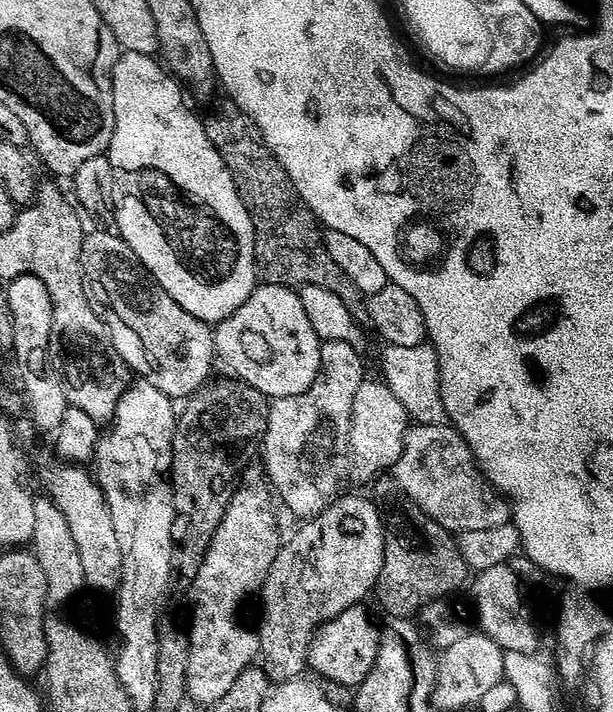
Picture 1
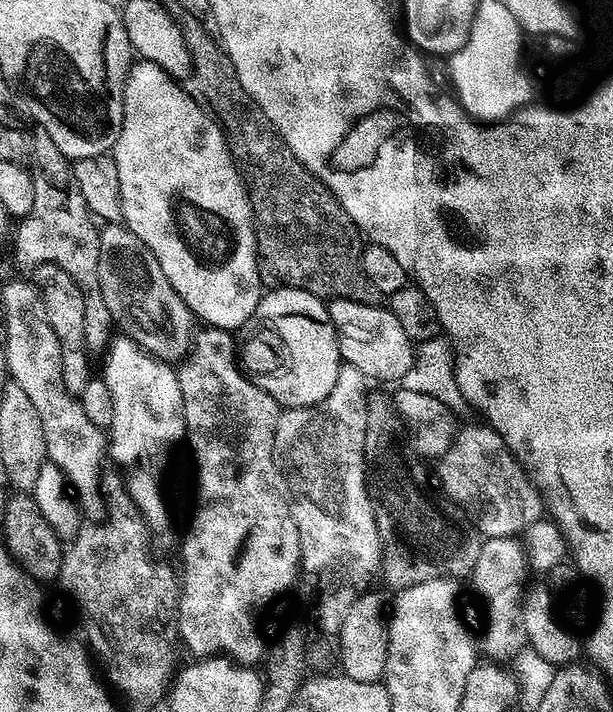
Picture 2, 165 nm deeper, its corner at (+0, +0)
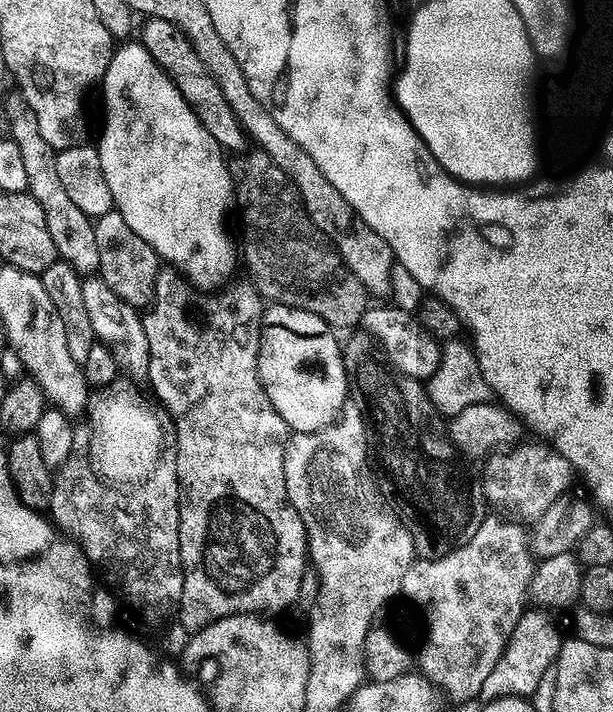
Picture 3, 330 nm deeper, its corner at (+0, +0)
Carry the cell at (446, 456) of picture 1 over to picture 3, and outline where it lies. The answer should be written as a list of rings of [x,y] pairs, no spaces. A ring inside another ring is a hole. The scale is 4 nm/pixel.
[[[532,442],[536,444],[518,444],[505,450],[496,450],[483,461],[484,464],[484,489],[482,495],[489,505],[492,504],[497,513],[505,519],[519,524],[533,524],[540,519],[556,500],[560,499],[571,489],[574,473],[572,464],[562,458],[553,447],[549,445]]]

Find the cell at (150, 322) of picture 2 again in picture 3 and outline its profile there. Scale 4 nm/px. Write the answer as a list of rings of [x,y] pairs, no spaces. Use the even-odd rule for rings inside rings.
[[[113,210],[97,216],[94,223],[98,238],[99,279],[104,280],[106,286],[110,286],[110,290],[114,290],[114,294],[118,294],[118,298],[125,300],[131,308],[147,309],[156,298],[156,279],[162,271],[160,257],[150,245],[142,242],[142,238],[138,238],[138,234],[134,234],[134,230],[130,230],[120,212]]]

